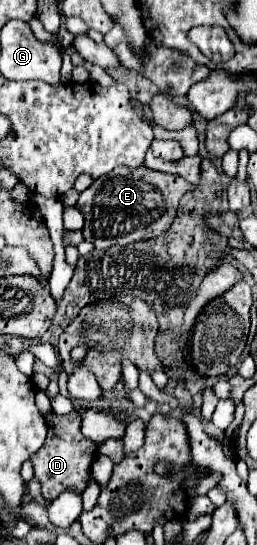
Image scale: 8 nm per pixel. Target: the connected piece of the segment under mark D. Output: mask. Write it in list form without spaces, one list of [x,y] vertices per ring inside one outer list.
[[[48,414],[46,422],[48,422],[46,446],[42,446],[42,450],[38,450],[38,454],[32,456],[32,462],[34,462],[34,476],[42,482],[42,496],[46,500],[54,500],[62,490],[70,486],[78,486],[78,490],[86,488],[98,444],[82,436],[80,414],[72,414],[72,416]]]

